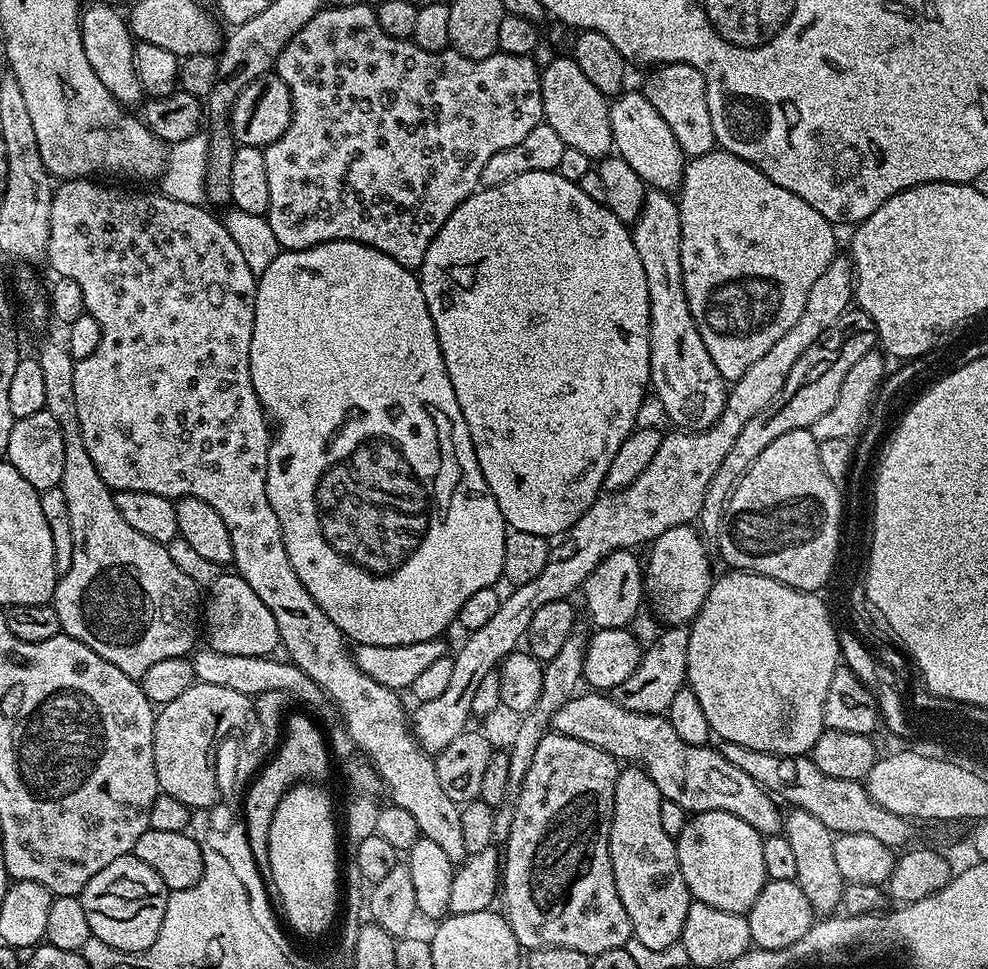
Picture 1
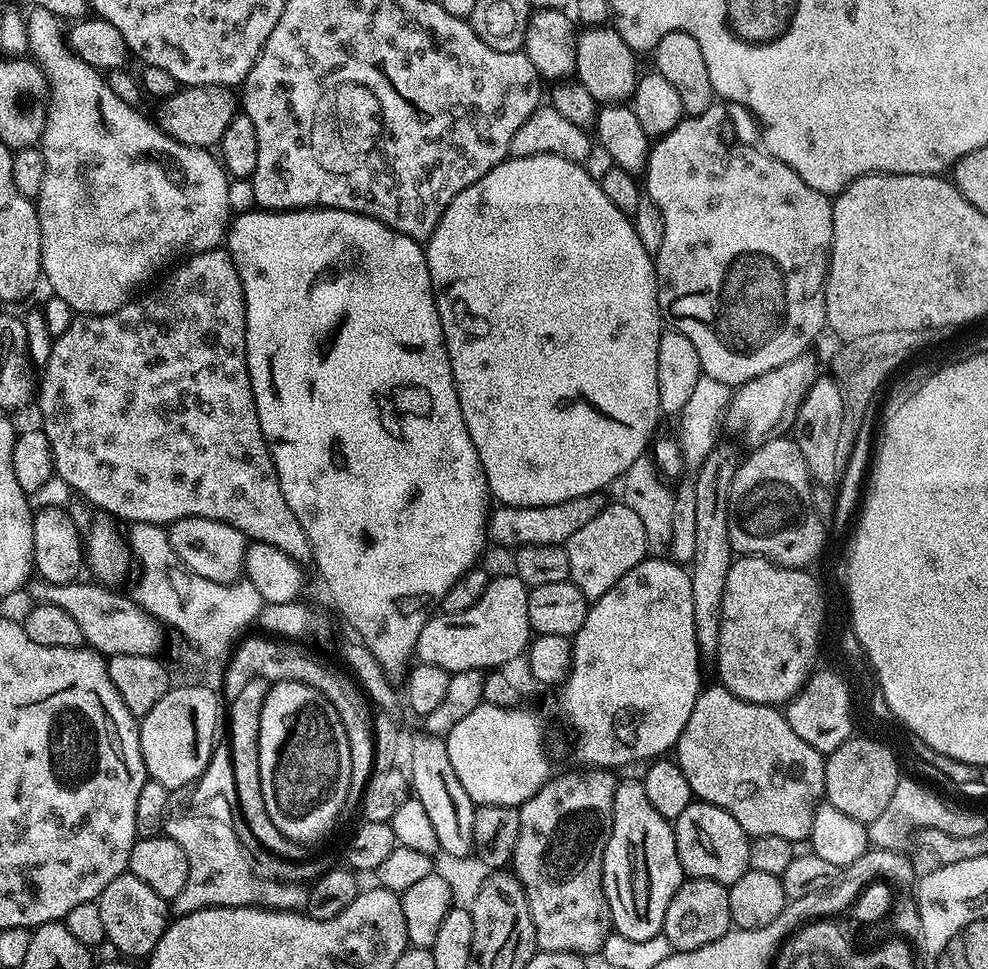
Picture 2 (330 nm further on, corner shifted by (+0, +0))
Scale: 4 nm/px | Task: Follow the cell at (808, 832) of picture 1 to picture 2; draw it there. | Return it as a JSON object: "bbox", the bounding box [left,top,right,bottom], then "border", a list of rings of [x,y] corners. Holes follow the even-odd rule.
{"bbox":[674,684,825,842],"border":[[[723,684],[705,687],[694,702],[690,722],[678,738],[674,749],[676,765],[686,774],[690,790],[697,801],[725,808],[749,837],[778,834],[793,842],[807,841],[812,835],[814,814],[824,800],[825,757],[814,746],[802,742],[779,707],[740,700]]]}

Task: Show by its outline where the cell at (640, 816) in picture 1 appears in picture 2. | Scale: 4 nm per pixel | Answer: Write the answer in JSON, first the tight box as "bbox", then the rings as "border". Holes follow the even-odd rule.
{"bbox":[604,779,686,942],"border":[[[621,779],[614,790],[614,818],[604,851],[604,893],[610,906],[614,931],[626,938],[634,938],[634,942],[646,942],[646,938],[661,935],[670,898],[674,898],[678,886],[682,886],[685,879],[686,873],[678,858],[673,825],[662,818],[662,814],[654,810],[650,798],[646,798],[643,779]]]}

